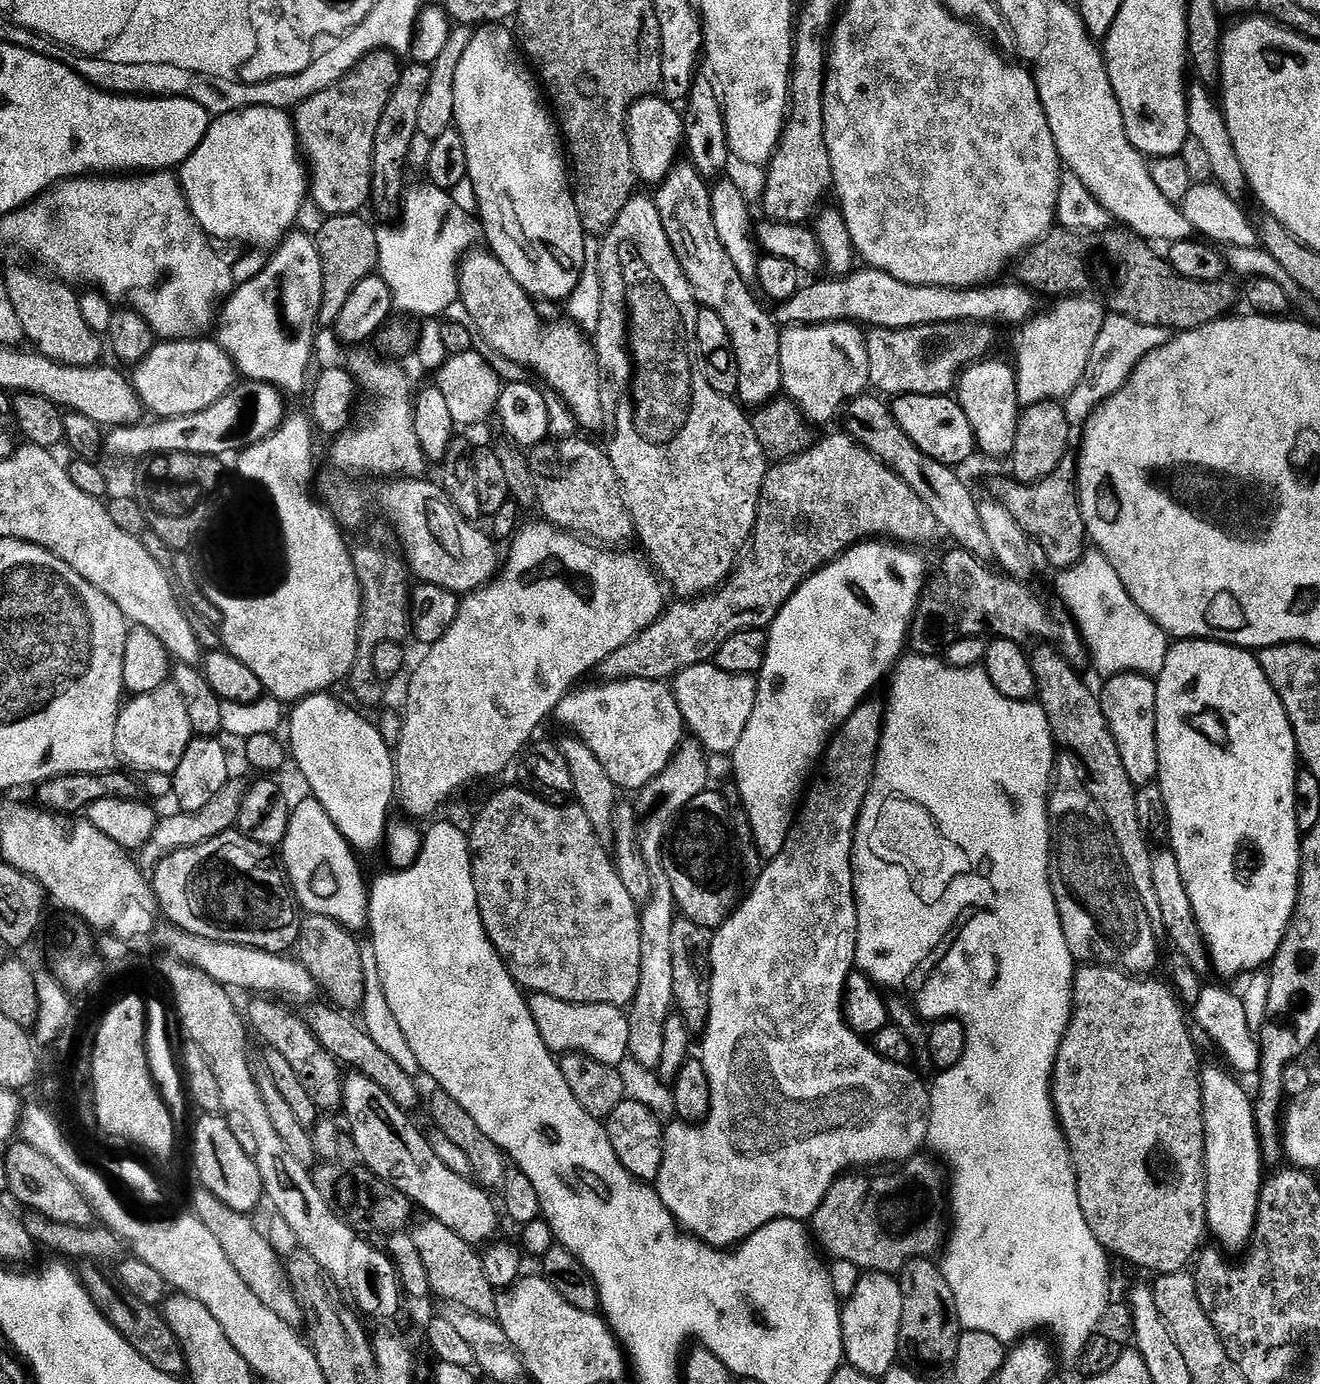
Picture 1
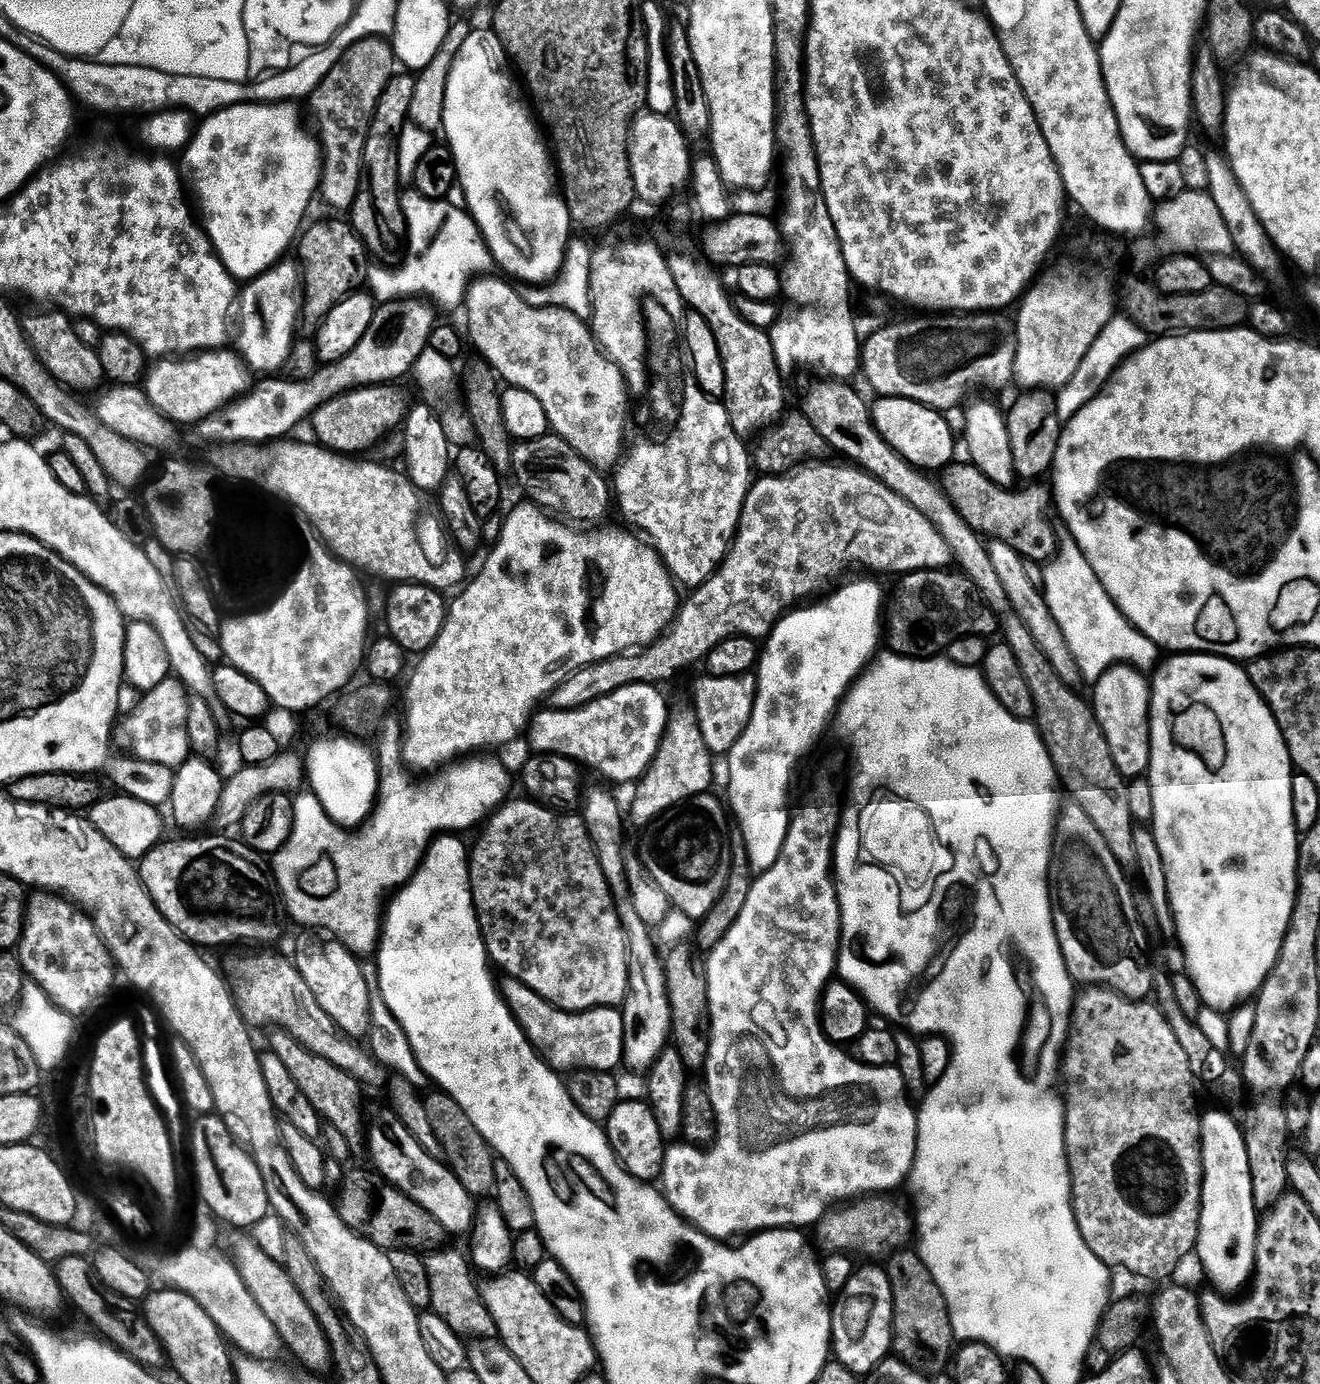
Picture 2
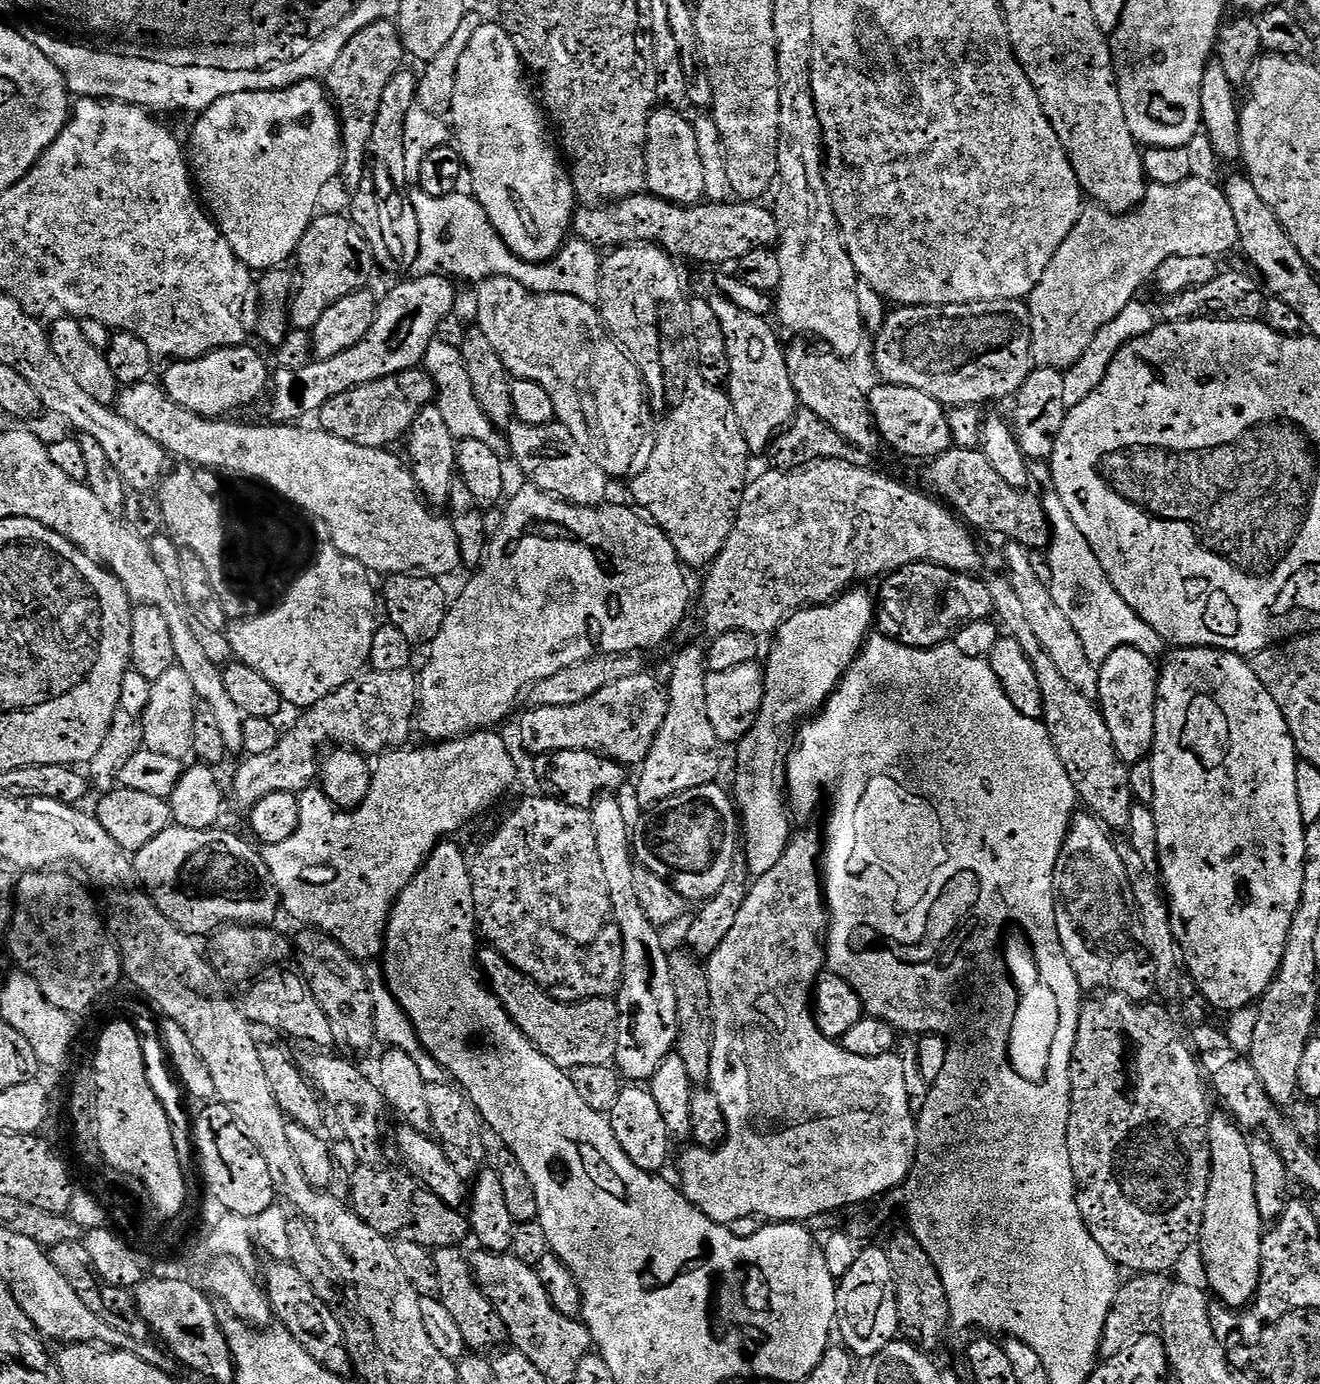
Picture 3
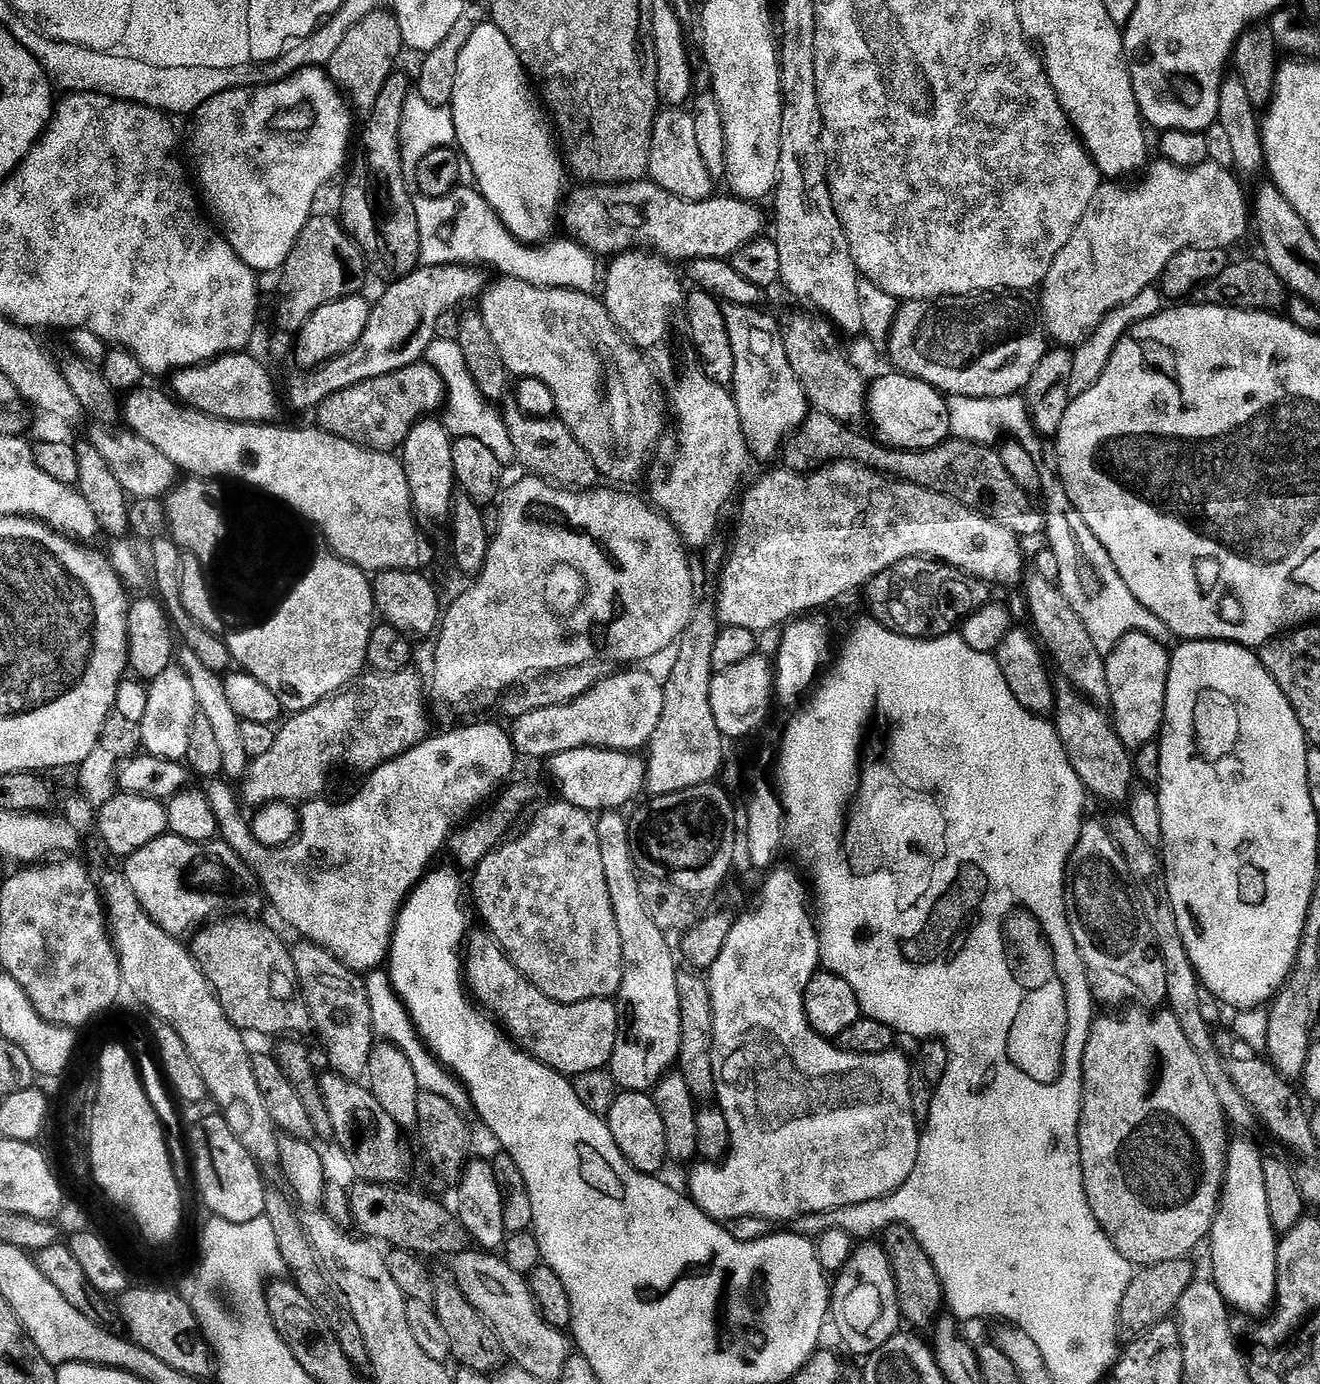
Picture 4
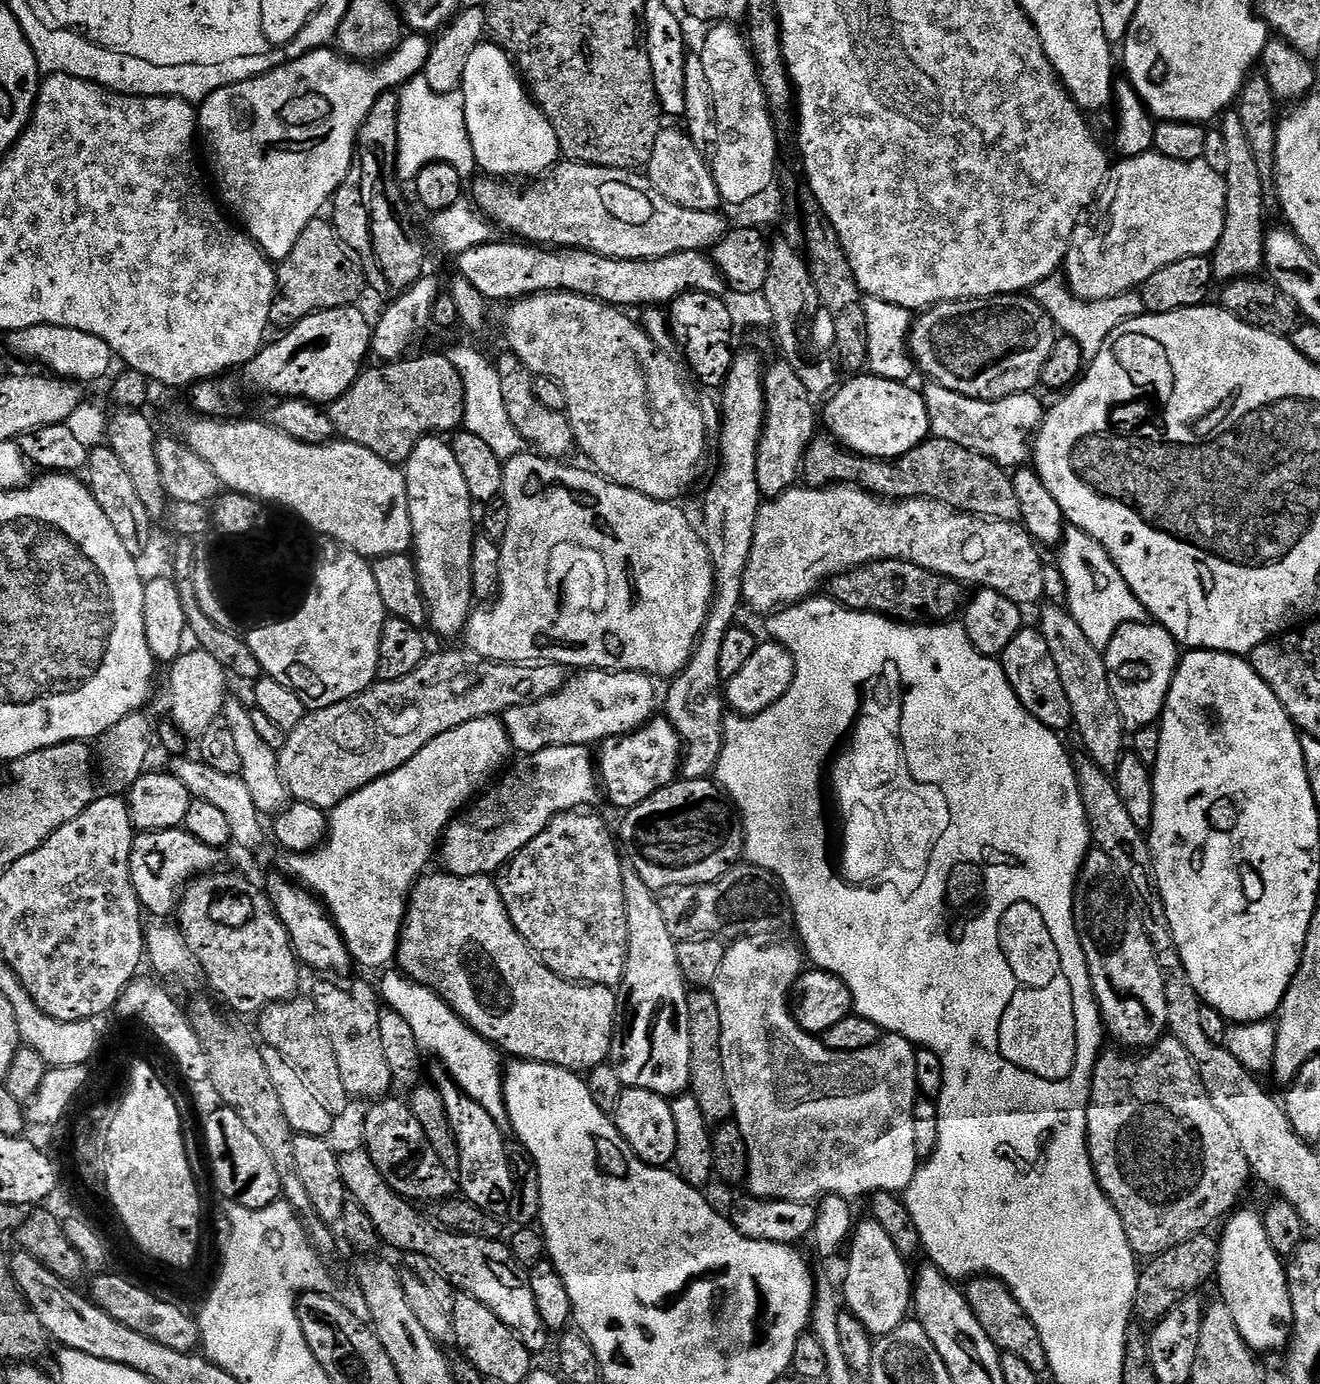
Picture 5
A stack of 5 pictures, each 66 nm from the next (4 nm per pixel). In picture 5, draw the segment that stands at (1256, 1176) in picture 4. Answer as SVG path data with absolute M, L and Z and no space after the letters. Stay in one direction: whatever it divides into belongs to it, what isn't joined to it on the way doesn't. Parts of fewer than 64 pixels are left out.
M1233 1211L1223 1221L1224 1233L1218 1236L1215 1279L1220 1280L1219 1299L1230 1310L1230 1318L1234 1318L1234 1326L1253 1353L1272 1352L1275 1348L1283 1349L1290 1340L1292 1299L1288 1294L1286 1264L1267 1241L1263 1215L1259 1211L1257 1213L1240 1211Z

